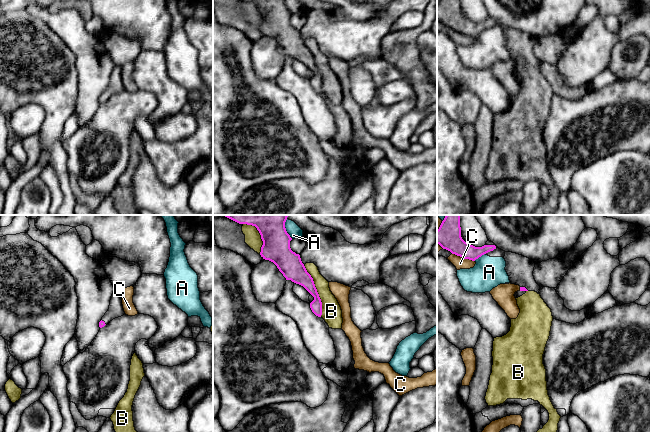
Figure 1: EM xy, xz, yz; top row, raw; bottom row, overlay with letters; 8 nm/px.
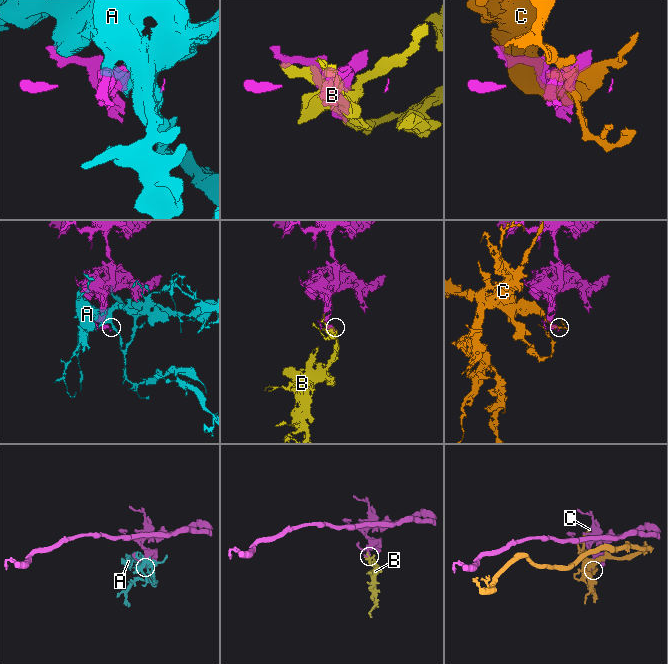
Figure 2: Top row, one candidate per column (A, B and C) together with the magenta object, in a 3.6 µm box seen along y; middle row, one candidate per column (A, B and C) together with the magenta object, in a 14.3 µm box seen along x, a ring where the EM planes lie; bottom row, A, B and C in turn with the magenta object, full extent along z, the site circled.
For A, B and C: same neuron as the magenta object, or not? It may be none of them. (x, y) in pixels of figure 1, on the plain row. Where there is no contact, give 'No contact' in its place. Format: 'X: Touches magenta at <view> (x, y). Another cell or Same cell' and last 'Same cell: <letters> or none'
A: Touches magenta at xz (286, 7). Another cell
B: Touches magenta at xz (316, 67). Another cell
C: Touches magenta at yz (463, 33). Another cell
Same cell: none

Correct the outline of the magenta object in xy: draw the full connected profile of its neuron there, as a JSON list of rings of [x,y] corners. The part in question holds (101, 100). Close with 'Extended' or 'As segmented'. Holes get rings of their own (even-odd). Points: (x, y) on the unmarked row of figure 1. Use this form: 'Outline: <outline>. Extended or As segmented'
Outline: [[[115,66],[111,72],[108,87],[99,98],[99,103],[102,104],[115,94],[121,93],[125,90],[122,81],[122,67]]]. Extended

